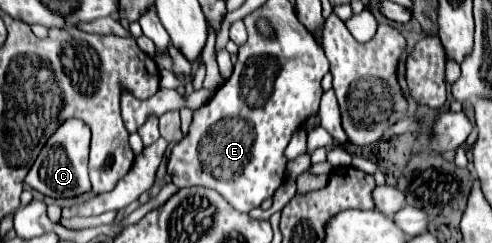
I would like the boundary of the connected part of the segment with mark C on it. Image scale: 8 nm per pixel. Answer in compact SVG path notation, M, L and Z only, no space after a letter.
M68 120L50 136L24 182L48 198L76 198L92 192L88 180L88 154L90 128L82 120Z

